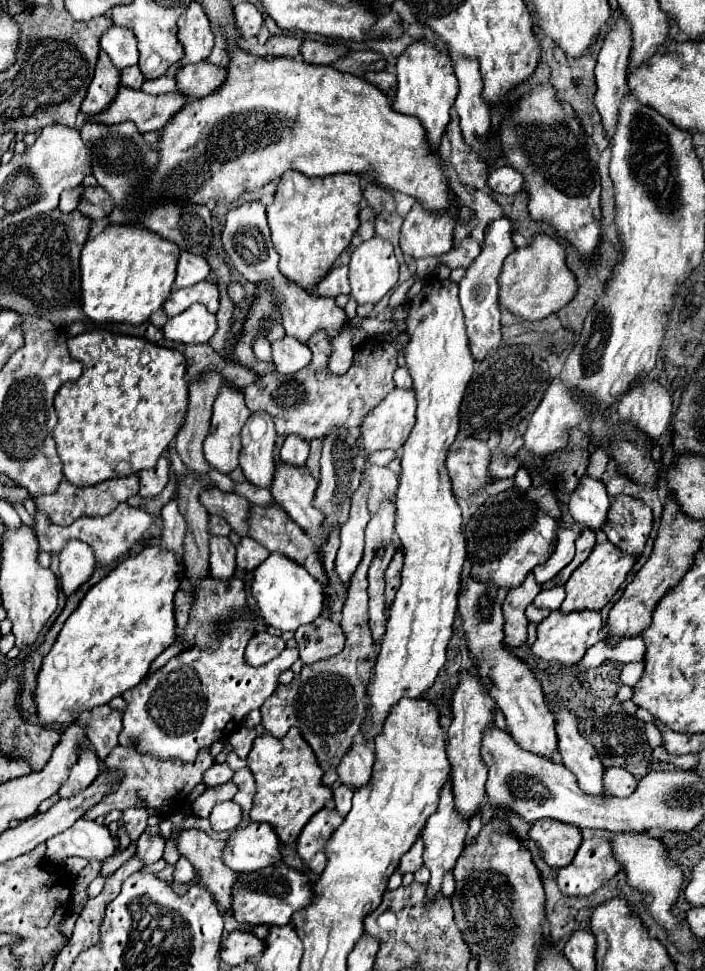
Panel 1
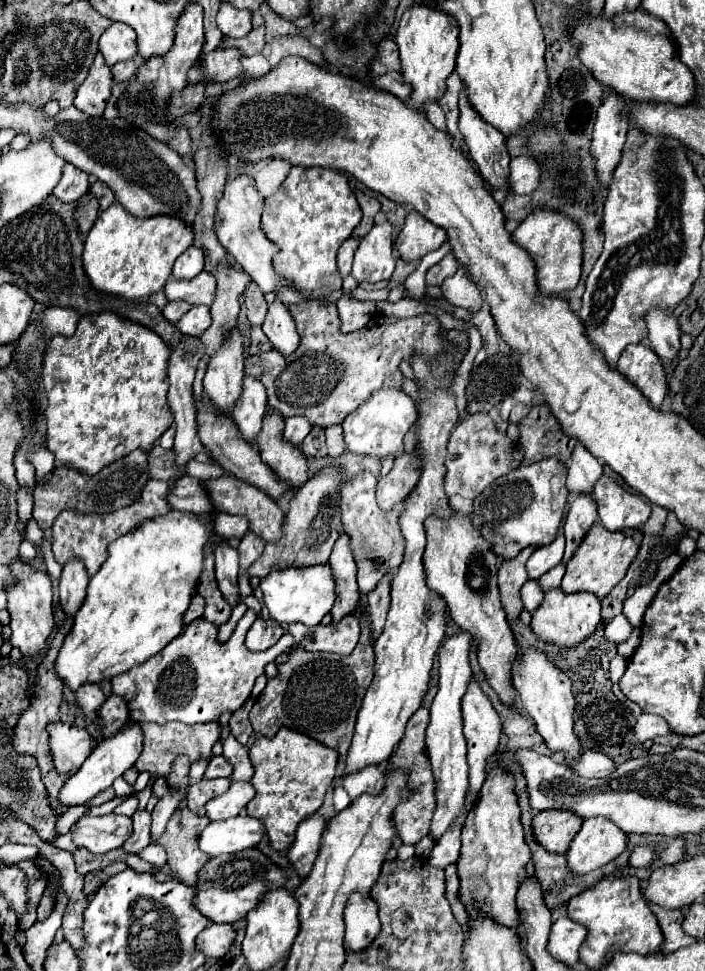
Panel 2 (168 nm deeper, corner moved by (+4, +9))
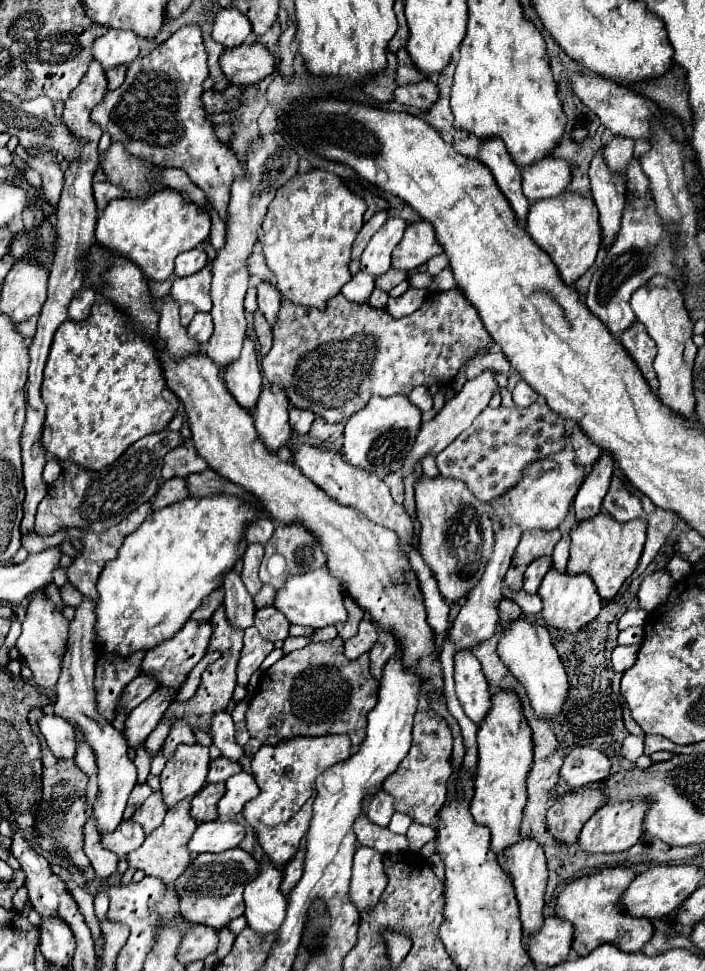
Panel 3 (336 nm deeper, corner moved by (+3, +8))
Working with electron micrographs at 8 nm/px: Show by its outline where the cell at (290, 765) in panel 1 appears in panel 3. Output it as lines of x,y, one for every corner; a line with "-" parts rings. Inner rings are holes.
343,735
327,737
291,737
277,745
263,745
253,761
251,771
261,793
251,799
245,809
245,821
255,829
259,845
275,863
287,863
299,849
312,819
316,798
315,779
331,765
345,761
351,755
351,741
-
308,799
308,800
307,800
-
300,809
300,810
299,810

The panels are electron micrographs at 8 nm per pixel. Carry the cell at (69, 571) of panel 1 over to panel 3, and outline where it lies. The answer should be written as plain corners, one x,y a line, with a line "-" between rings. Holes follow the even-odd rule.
83,597
83,601
75,607
75,617
69,625
67,653
63,659
61,677
55,687
55,693
57,693
55,715
77,725
79,731
83,733
83,741
91,745
91,749
95,751
97,767
99,767
99,801
93,815
97,819
99,833
103,833
103,831
113,831
121,823
127,797
137,783
137,769
127,755
127,743
123,741
123,735
97,709
97,697
95,697
95,687
93,687
93,671
95,671
95,661
97,661
93,609
95,609
95,601
91,601
89,597

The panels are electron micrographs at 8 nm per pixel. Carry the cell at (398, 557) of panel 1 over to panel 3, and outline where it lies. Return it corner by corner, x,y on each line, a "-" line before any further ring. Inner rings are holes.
371,621
375,625
375,631
379,635
379,639
375,641
375,645
369,651
369,659
371,659
371,673
375,673
377,679
381,679
381,671
383,665
387,663
387,659
395,653
397,649
397,639
391,631
385,631
381,625
377,625
375,621

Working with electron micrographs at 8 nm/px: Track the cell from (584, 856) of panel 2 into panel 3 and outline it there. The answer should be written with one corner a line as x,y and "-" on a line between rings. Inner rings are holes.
637,801
603,805
583,827
579,847
585,853
621,853
641,837
643,807

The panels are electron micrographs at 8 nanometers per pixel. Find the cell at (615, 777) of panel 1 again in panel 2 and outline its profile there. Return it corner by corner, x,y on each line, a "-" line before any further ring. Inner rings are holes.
584,750
582,756
574,764
570,764
570,768
574,774
584,776
584,778
606,778
614,772
616,764
612,762
610,756
606,756
602,752

